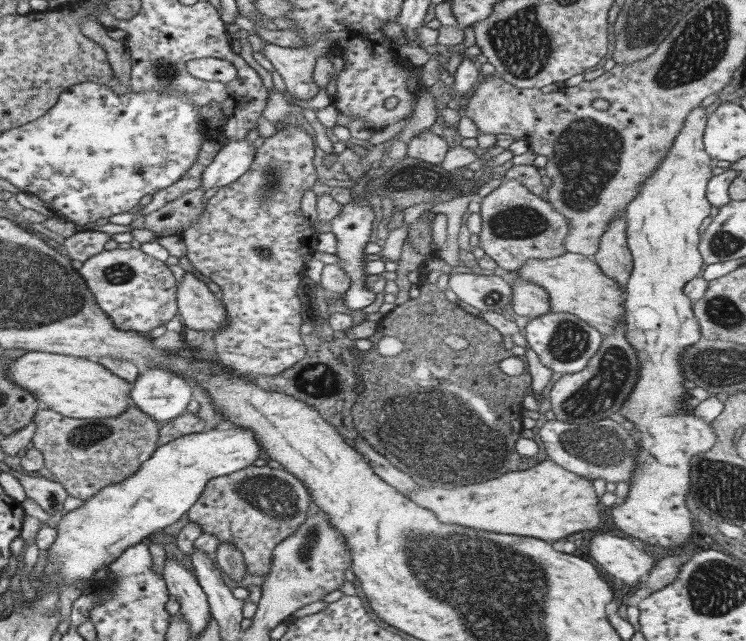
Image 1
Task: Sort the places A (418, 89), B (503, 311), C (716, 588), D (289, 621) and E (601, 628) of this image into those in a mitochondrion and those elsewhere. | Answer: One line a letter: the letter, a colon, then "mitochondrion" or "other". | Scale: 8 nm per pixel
A: other
B: other
C: mitochondrion
D: other
E: other

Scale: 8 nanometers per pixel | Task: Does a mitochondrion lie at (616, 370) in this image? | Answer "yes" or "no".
yes

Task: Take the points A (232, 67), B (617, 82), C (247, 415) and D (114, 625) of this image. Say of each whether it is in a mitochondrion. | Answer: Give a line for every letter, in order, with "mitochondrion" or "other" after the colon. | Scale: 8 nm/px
A: other
B: other
C: other
D: other

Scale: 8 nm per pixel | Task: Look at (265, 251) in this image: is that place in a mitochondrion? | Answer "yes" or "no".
yes

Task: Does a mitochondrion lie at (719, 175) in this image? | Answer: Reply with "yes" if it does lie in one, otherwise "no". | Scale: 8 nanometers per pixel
no

